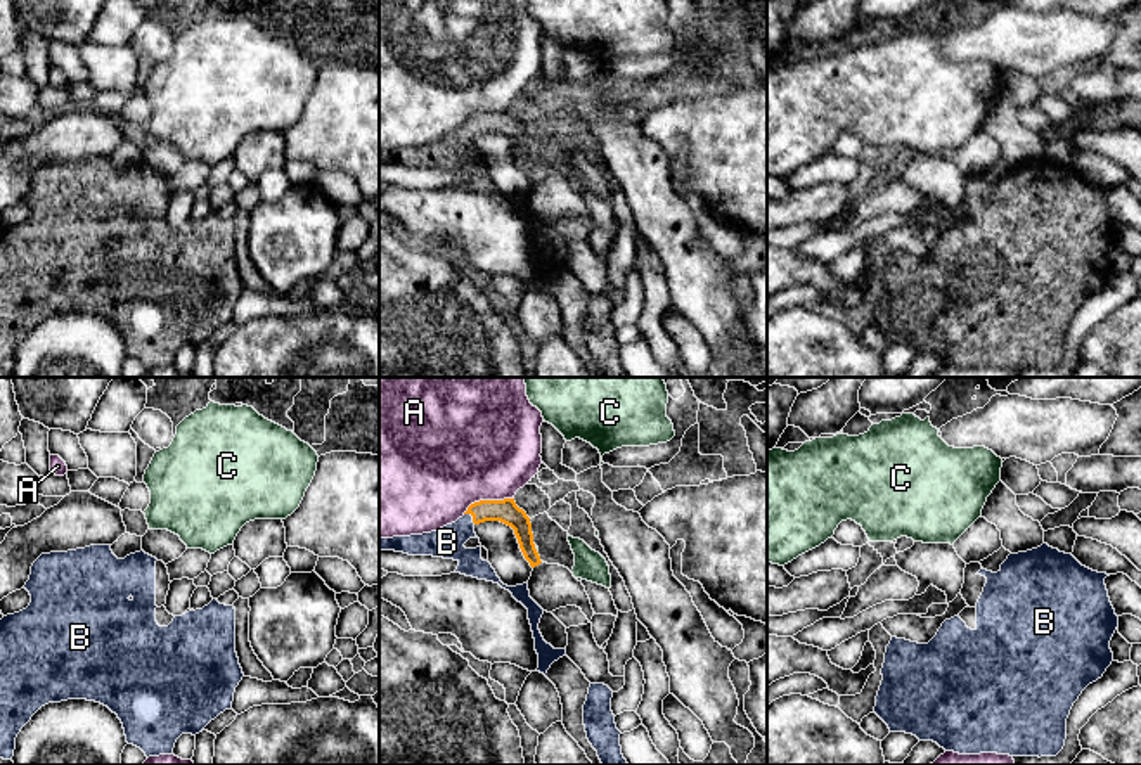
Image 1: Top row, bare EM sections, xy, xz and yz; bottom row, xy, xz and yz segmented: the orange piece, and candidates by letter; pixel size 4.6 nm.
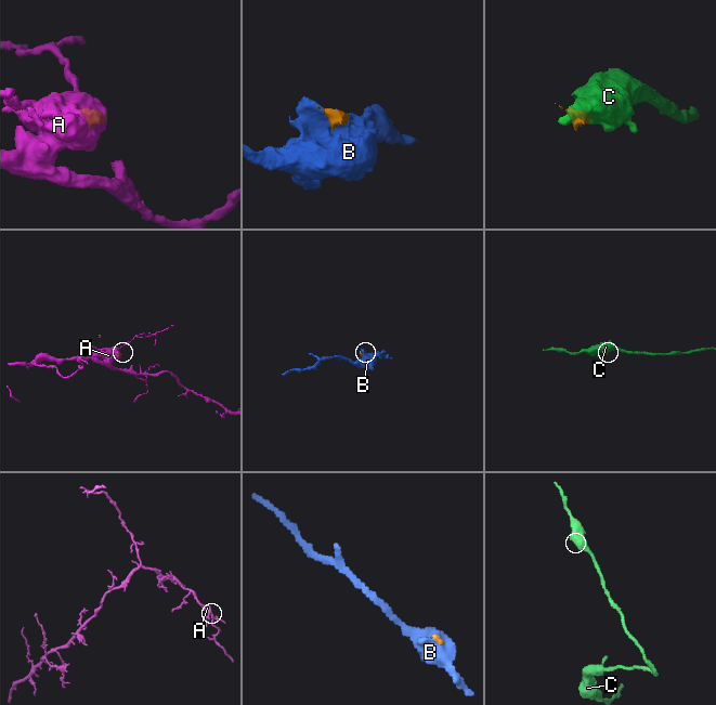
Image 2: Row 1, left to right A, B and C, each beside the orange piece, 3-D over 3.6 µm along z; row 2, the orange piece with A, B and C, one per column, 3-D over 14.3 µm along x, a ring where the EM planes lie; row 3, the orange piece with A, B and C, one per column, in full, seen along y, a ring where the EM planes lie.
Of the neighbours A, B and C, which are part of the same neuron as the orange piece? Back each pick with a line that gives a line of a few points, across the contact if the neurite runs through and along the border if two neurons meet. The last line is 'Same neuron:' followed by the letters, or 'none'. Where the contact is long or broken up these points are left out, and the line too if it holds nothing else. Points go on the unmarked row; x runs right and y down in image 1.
Same neuron: B

